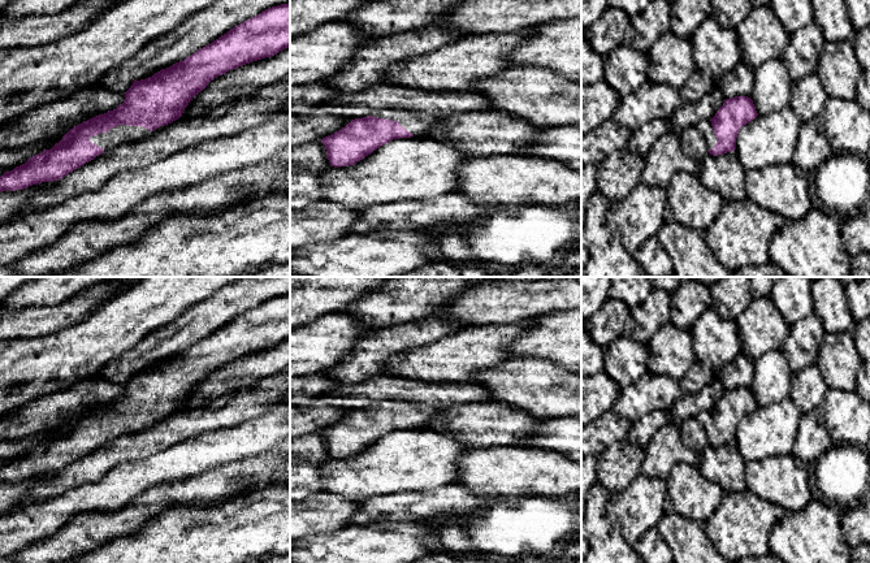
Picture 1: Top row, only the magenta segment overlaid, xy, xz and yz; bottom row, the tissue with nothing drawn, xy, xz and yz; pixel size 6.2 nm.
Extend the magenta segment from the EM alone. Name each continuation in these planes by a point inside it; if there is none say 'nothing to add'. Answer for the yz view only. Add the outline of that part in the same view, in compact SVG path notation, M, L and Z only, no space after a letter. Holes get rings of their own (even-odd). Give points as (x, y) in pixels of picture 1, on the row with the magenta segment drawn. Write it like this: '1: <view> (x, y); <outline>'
nothing to add

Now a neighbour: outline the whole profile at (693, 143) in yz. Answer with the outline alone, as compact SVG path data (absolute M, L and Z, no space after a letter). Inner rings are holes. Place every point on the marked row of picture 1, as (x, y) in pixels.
M710 120L685 127L681 134L681 150L692 160L701 161L714 148L718 139Z

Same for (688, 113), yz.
M714 86L705 96L694 103L683 103L670 117L671 131L681 134L688 126L696 126L700 121L711 120L726 98L718 86Z

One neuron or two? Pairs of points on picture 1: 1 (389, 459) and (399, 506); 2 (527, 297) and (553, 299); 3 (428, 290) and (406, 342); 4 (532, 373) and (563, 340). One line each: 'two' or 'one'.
1: two
2: one
3: two
4: two

